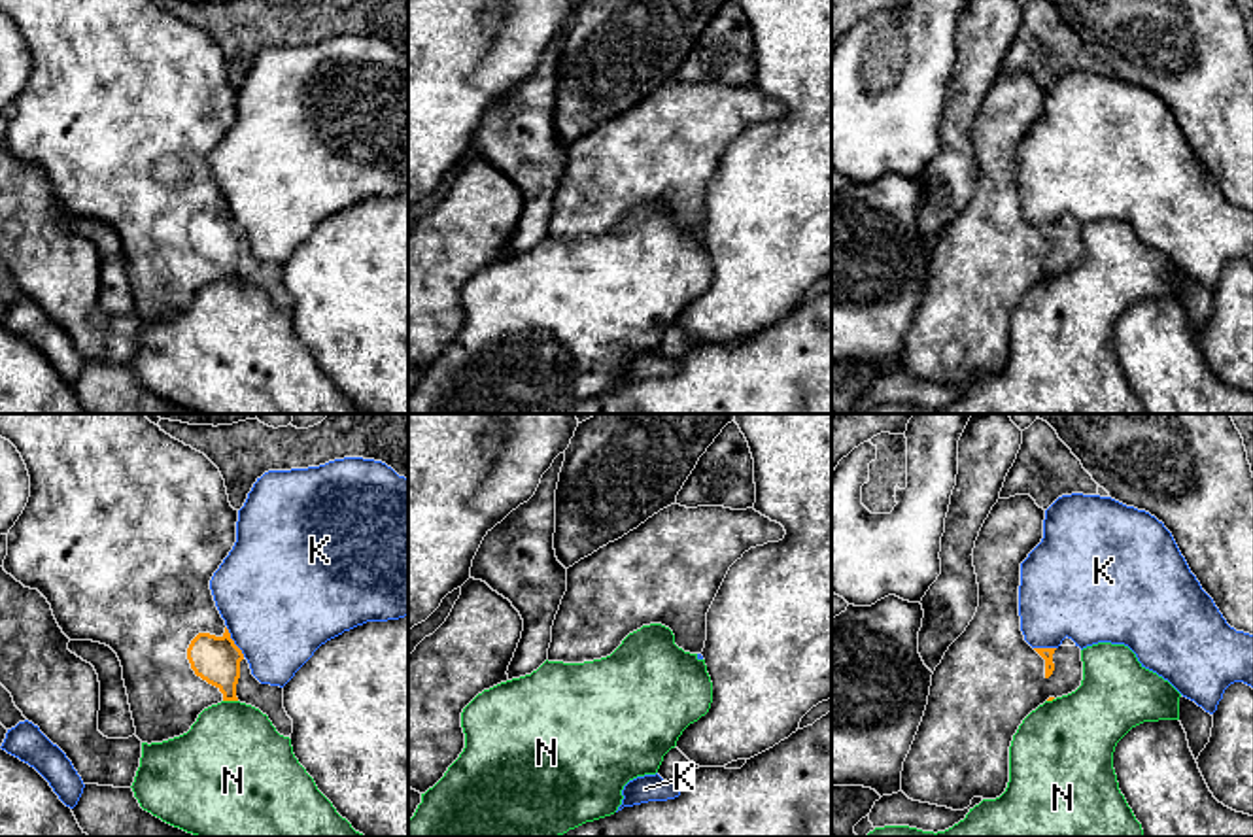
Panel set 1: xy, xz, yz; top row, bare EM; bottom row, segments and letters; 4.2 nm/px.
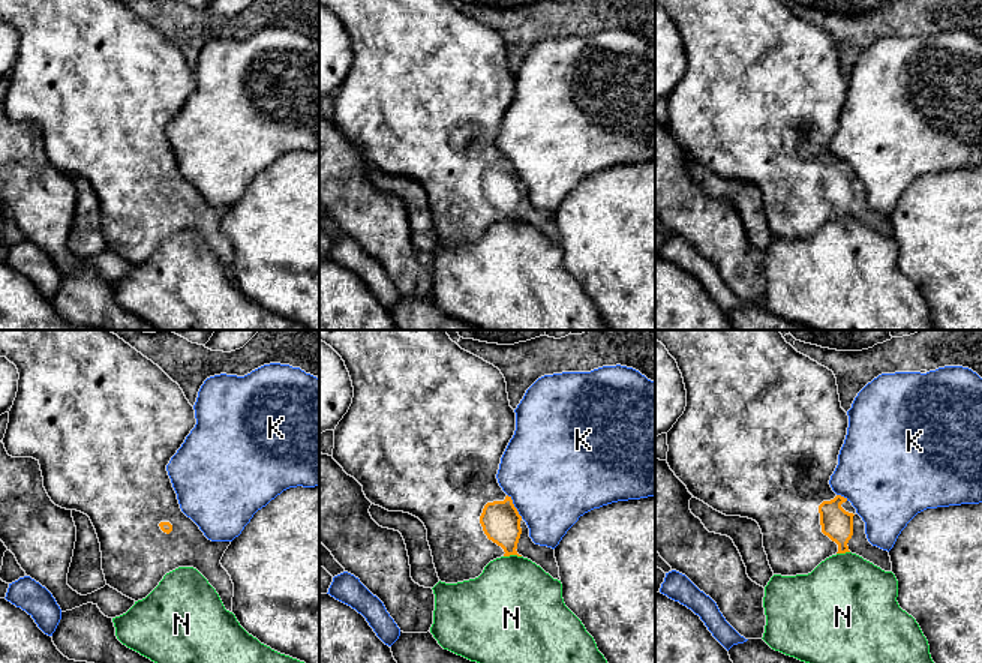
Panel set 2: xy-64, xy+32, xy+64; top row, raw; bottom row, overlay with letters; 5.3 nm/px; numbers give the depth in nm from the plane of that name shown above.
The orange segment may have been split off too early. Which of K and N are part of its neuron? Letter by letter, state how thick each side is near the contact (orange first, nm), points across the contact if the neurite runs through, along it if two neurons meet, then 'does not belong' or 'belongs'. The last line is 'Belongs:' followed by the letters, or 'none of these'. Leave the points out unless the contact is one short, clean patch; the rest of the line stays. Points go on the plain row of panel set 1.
K: 200/480 nm | along xy (225, 204), (244, 233) | does not belong
N: 200/440 nm | does not belong
Belongs: none of these

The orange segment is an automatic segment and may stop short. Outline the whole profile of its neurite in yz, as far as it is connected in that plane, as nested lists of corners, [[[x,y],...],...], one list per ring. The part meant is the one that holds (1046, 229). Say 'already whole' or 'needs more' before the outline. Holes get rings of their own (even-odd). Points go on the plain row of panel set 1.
needs more; [[[1030,72],[998,76],[985,96],[973,125],[979,183],[966,208],[949,223],[932,251],[928,282],[903,338],[901,368],[920,380],[964,387],[973,374],[996,376],[1009,359],[1009,323],[1022,297],[1045,278],[1068,272],[1081,263],[1079,223],[1032,225],[1021,208],[1021,140],[1043,115],[1045,87]]]

